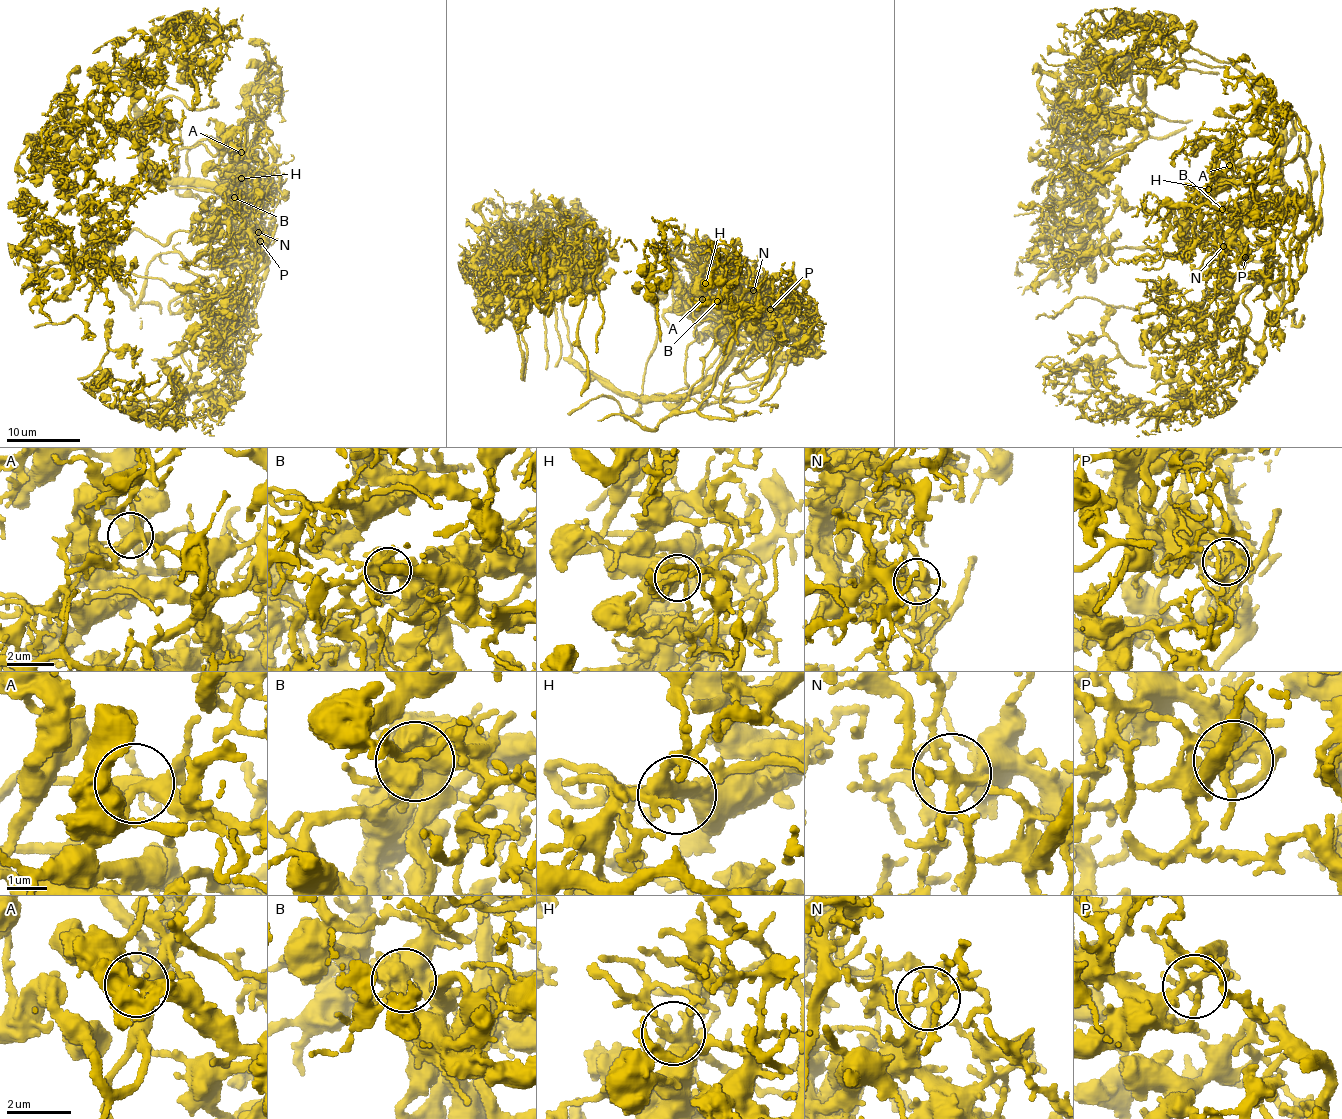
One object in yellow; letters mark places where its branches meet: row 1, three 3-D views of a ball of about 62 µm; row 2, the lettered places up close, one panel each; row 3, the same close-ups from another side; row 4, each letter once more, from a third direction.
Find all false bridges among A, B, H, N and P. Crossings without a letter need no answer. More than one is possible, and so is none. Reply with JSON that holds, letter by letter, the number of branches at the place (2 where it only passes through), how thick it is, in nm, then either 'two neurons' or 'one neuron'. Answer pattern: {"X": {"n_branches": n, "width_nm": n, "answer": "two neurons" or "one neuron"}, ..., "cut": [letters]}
{"A": {"n_branches": 4, "width_nm": 320, "answer": "one neuron"}, "B": {"n_branches": 6, "width_nm": 600, "answer": "two neurons"}, "H": {"n_branches": 5, "width_nm": 400, "answer": "one neuron"}, "N": {"n_branches": 7, "width_nm": 240, "answer": "one neuron"}, "P": {"n_branches": 5, "width_nm": 220, "answer": "one neuron"}, "cut": ["B"]}

